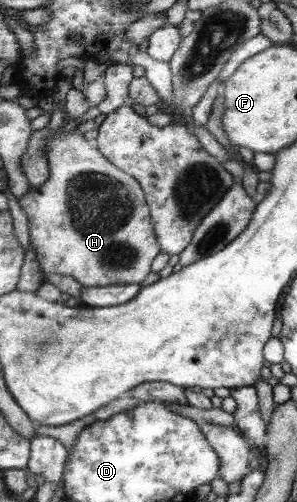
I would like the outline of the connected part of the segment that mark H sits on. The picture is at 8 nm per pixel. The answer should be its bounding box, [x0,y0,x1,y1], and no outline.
[16,88,162,287]

